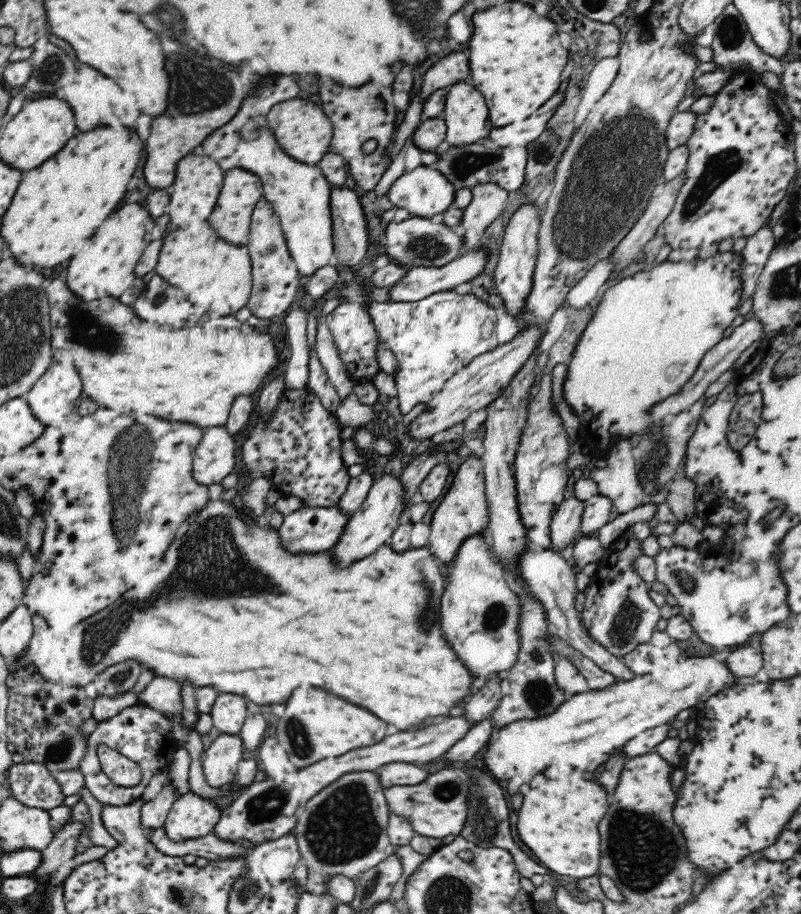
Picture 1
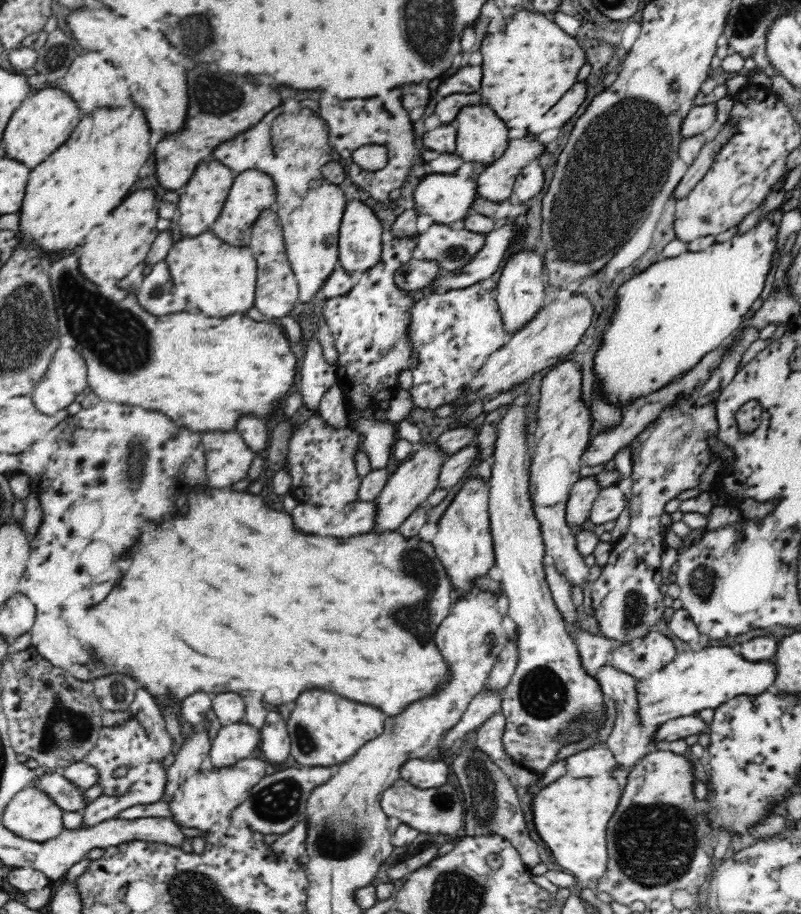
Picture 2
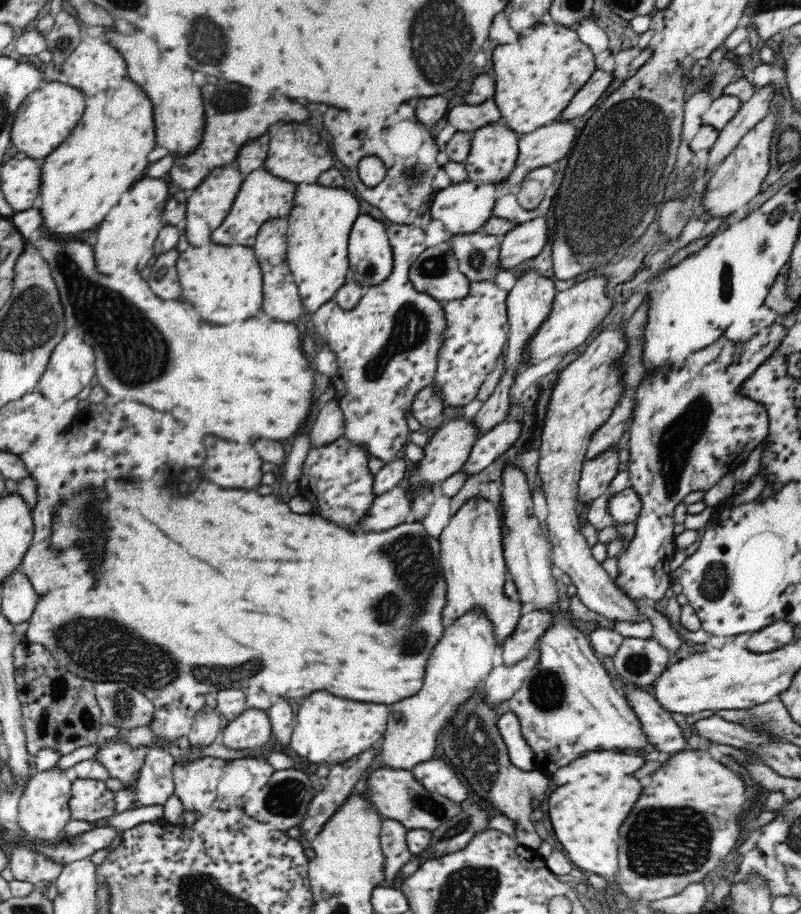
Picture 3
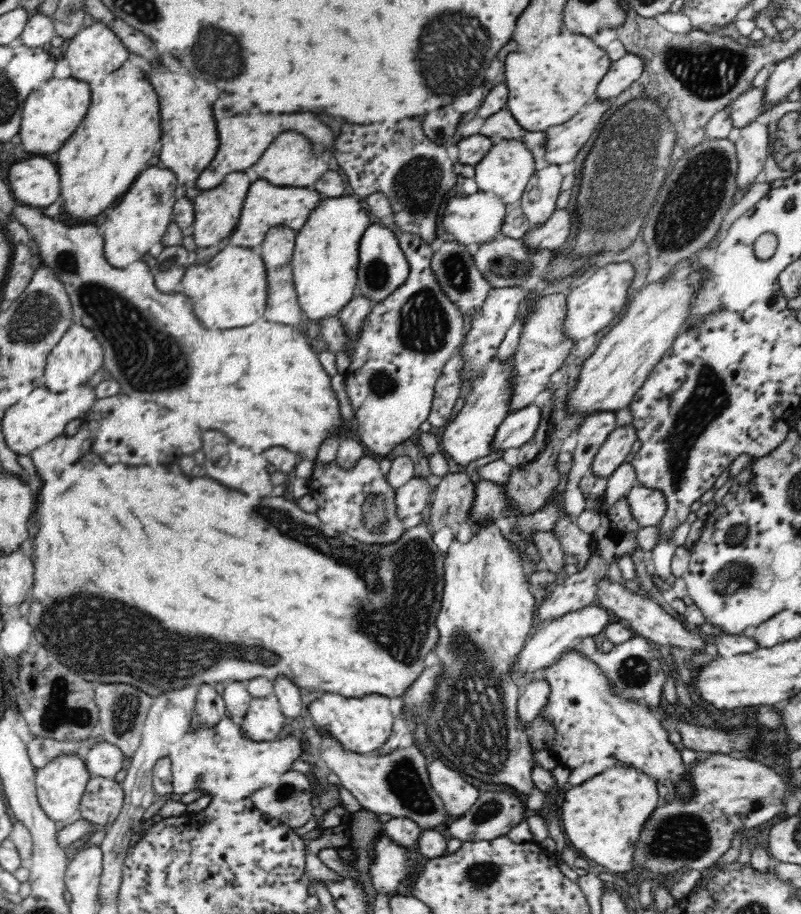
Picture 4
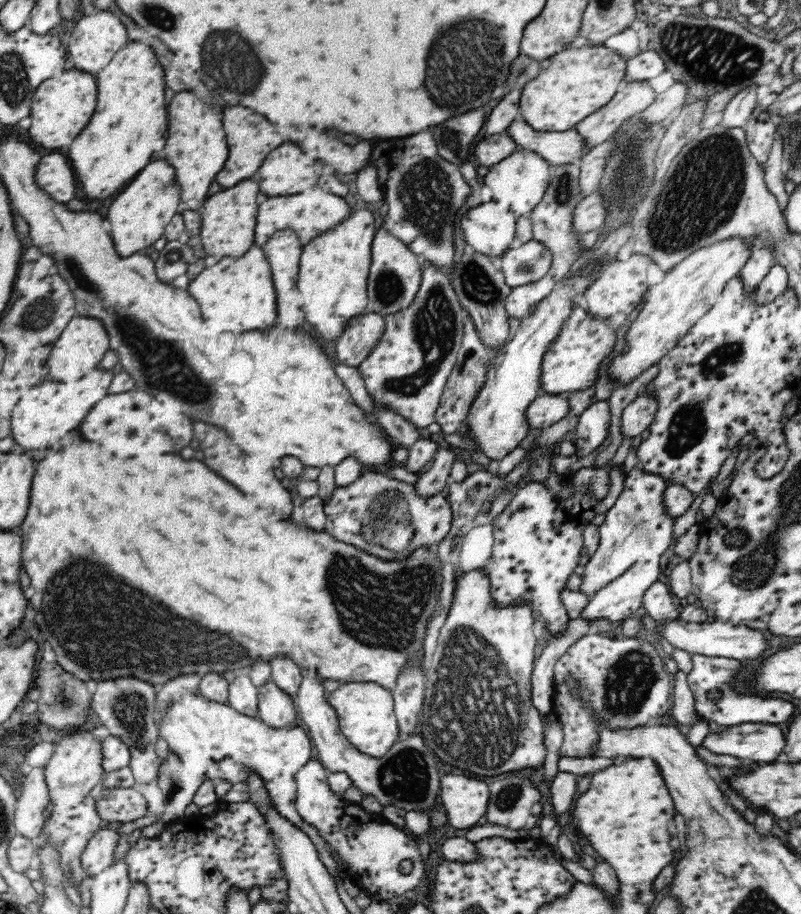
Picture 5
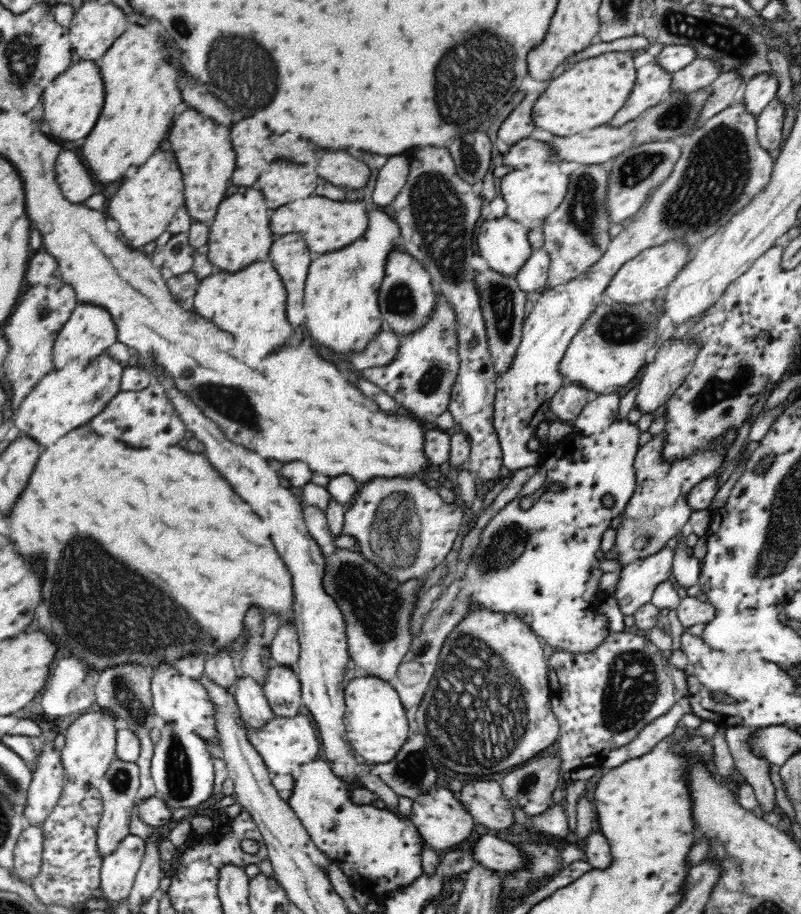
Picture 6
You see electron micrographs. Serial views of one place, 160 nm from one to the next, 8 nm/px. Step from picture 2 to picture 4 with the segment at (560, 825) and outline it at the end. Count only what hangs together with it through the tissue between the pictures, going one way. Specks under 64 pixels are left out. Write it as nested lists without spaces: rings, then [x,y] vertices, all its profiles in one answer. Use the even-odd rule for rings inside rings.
[[[620,765],[586,780],[580,786],[574,786],[563,793],[560,804],[560,816],[564,834],[570,839],[572,846],[578,850],[577,855],[588,859],[596,870],[608,868],[614,873],[625,873],[632,870],[632,846],[638,840],[638,832],[652,810],[658,806],[658,792],[655,780],[634,767]]]

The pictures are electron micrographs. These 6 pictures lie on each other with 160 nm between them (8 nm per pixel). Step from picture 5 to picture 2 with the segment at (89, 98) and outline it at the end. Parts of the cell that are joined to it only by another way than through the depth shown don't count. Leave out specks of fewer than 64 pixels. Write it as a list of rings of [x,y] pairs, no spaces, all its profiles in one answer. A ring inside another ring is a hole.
[[[56,87],[41,89],[35,94],[30,94],[22,101],[18,110],[12,113],[10,122],[4,129],[1,142],[5,146],[7,158],[18,160],[28,168],[38,166],[70,138],[78,122],[80,122],[80,110],[66,91]]]

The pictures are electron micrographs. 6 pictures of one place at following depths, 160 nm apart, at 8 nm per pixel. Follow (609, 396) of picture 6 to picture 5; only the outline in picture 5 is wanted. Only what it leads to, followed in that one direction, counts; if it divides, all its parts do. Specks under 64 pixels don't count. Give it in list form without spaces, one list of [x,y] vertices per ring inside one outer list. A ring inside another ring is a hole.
[[[606,401],[591,404],[580,416],[575,426],[576,457],[580,460],[603,445],[610,428],[610,407]]]

